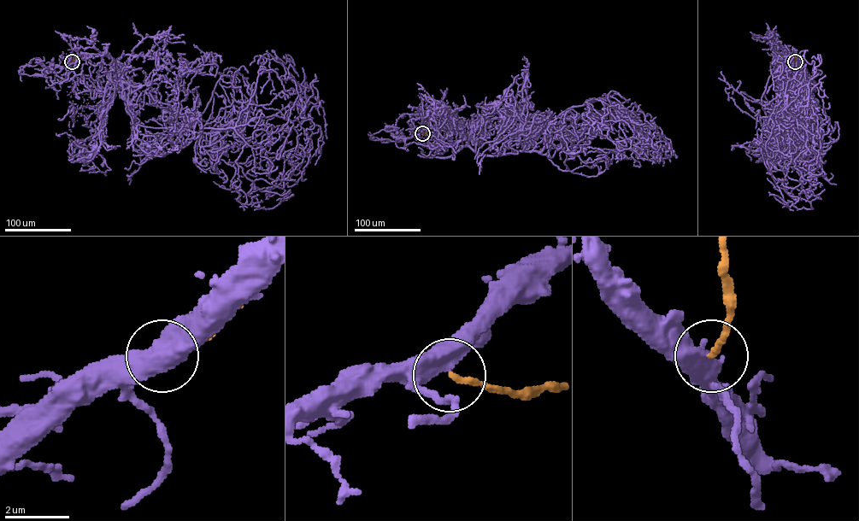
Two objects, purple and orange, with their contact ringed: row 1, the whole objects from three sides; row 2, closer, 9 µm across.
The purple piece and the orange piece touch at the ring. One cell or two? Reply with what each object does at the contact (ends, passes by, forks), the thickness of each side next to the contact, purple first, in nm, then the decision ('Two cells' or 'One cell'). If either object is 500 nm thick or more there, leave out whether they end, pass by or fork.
Thickness 550 nm (purple) against 180 nm. One cell

